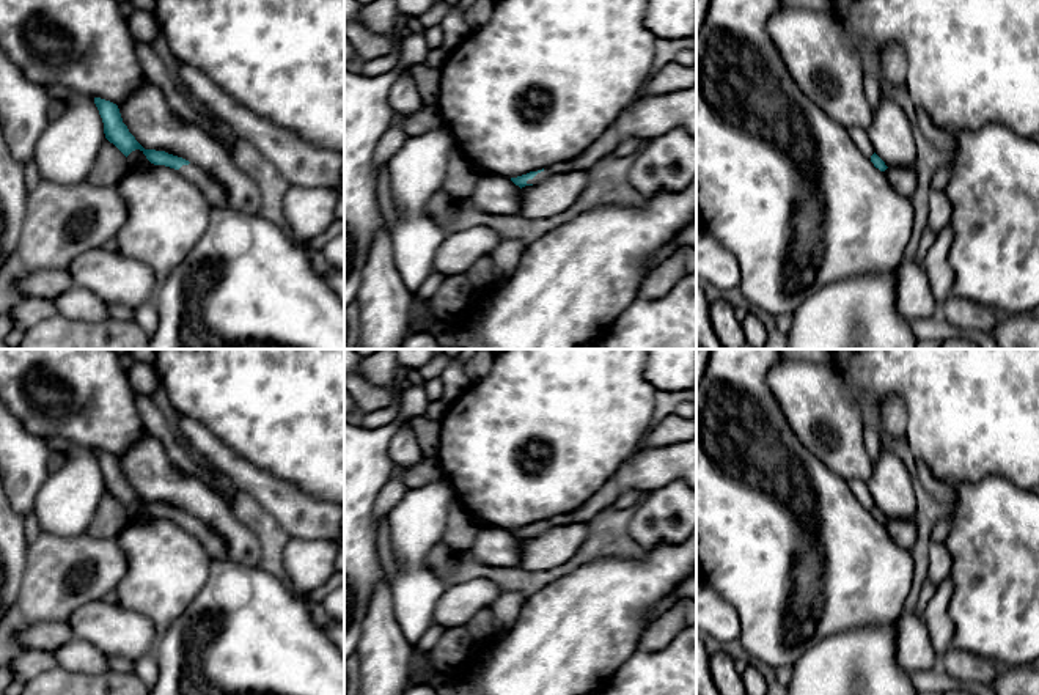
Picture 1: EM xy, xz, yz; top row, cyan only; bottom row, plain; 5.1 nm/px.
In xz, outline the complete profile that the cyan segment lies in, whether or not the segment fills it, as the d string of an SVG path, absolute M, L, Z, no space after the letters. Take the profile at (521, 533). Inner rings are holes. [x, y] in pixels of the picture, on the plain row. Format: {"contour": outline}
{"contour": "M571 513L558 514L552 519L547 519L547 520L542 520L538 524L530 524L530 525L517 528L517 530L511 530L511 533L522 541L525 538L539 536L541 533L547 531L552 527L567 525L567 524L574 524L574 522L577 522L577 520Z"}

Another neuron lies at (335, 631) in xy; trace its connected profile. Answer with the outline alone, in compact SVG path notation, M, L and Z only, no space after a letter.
M324 618L322 626L330 642L344 656L344 623L338 623L338 621Z

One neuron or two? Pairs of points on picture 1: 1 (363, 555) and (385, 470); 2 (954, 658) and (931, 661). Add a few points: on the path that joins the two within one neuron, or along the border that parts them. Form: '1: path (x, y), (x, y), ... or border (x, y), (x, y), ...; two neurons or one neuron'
1: path (360, 535), (360, 496), (365, 491); one neuron
2: border (942, 656), (939, 665); two neurons

